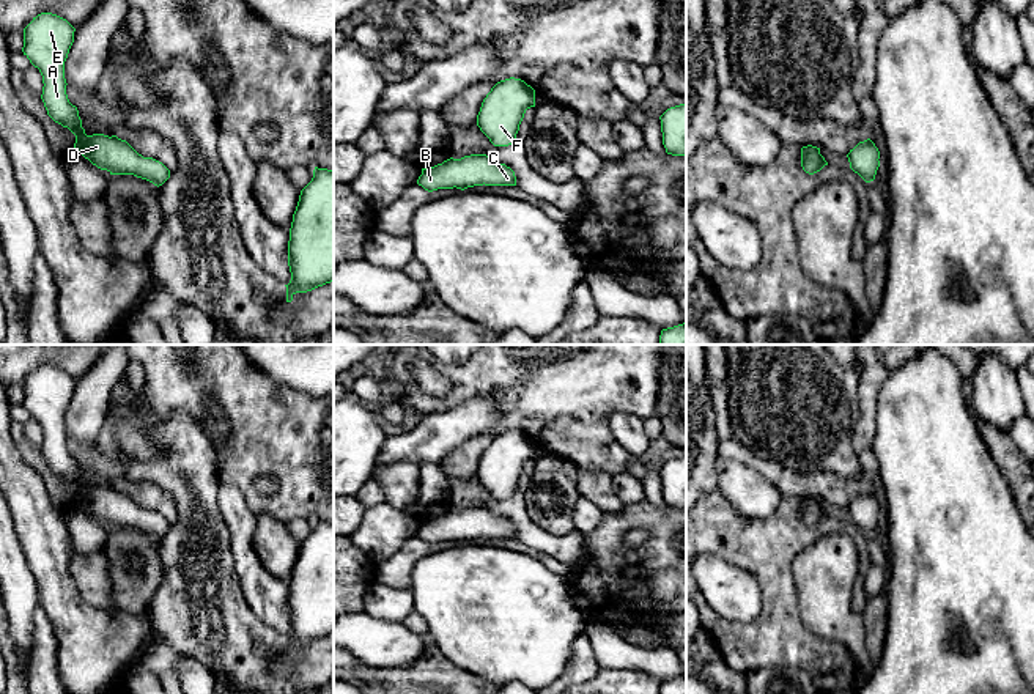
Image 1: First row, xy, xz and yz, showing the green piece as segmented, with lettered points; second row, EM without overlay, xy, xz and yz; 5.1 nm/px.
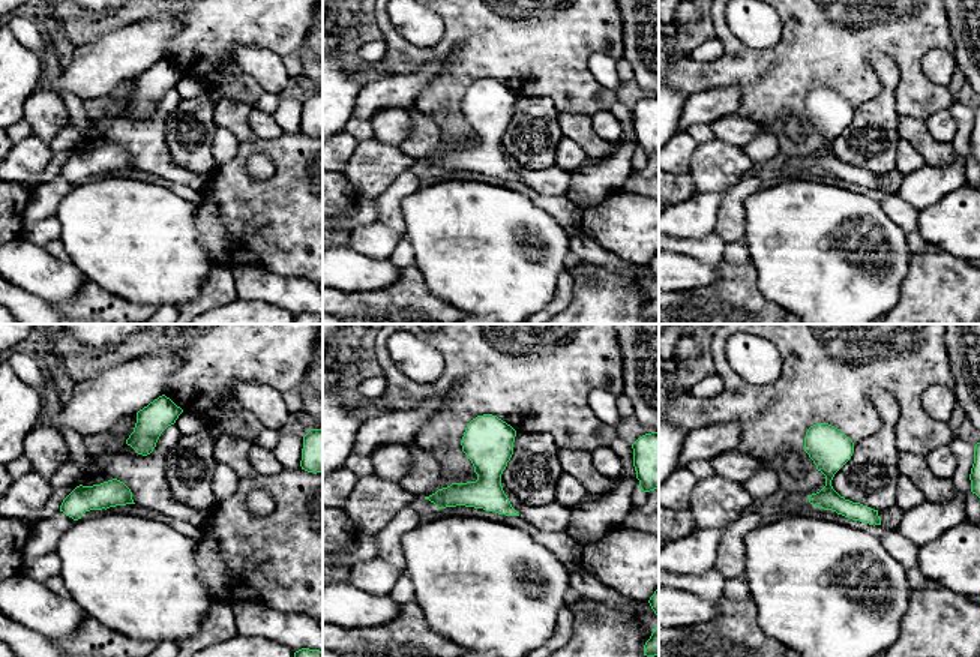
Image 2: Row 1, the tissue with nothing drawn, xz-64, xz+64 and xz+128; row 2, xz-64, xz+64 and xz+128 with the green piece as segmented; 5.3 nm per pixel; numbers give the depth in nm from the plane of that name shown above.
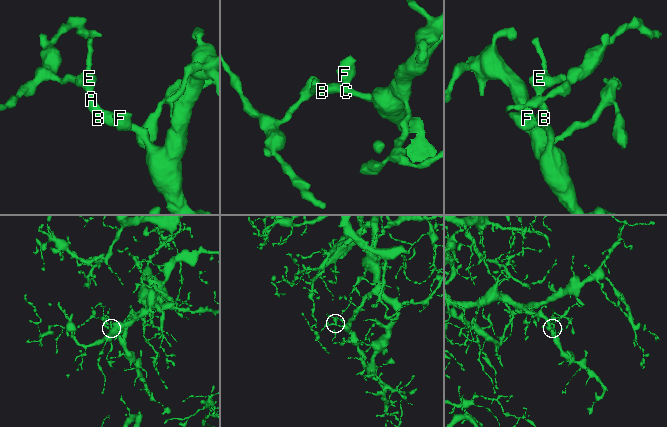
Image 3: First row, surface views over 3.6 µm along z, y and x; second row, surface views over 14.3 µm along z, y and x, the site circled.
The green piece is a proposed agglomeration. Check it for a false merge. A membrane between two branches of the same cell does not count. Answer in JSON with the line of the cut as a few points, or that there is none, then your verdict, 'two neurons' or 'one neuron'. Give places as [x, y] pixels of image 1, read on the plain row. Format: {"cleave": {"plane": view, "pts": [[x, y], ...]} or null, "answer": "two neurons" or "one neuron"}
{"cleave": null, "answer": "one neuron"}

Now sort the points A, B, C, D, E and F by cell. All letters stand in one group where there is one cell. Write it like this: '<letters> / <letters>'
A B C D E F

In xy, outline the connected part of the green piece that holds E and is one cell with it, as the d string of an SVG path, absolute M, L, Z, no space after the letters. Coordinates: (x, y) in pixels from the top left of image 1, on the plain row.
M41 365L24 381L24 408L30 415L39 422L42 428L42 447L41 452L47 463L47 467L63 480L68 480L76 488L72 505L80 505L93 518L101 522L107 522L110 527L134 527L146 532L154 538L162 538L170 530L170 522L153 510L143 510L126 493L116 488L93 486L87 488L82 480L79 463L72 458L66 447L65 414L69 401L74 395L76 381L63 370L52 365Z

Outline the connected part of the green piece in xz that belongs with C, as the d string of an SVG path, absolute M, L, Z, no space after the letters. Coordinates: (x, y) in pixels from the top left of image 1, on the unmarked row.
M471 507L422 521L417 537L428 544L453 540L464 543L483 537L516 538L516 529L510 519L493 515L486 507Z

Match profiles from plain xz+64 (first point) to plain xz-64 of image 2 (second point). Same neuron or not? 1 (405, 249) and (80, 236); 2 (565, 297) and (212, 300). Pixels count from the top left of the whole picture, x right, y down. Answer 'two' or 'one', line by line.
1: two
2: one

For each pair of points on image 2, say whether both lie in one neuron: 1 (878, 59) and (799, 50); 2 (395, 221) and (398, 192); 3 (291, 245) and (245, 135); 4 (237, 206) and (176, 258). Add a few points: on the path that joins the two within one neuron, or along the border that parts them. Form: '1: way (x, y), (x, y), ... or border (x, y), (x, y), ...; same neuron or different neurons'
1: border (871, 50), (868, 62), (881, 83), (880, 90); different neurons
2: way (393, 213), (393, 200); same neuron
3: border (258, 140), (240, 143); different neurons
4: border (195, 206), (198, 242), (213, 266); different neurons

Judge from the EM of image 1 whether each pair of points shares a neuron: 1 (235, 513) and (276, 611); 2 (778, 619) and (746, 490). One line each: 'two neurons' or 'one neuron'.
1: one neuron
2: two neurons

